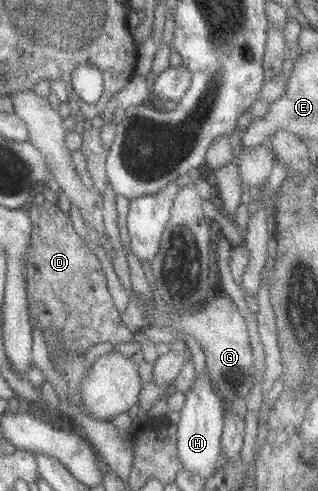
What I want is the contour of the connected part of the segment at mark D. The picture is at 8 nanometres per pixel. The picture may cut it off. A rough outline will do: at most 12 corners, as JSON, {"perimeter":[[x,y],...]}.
{"perimeter":[[32,202],[32,329],[83,352],[132,342],[100,259],[67,213]]}

